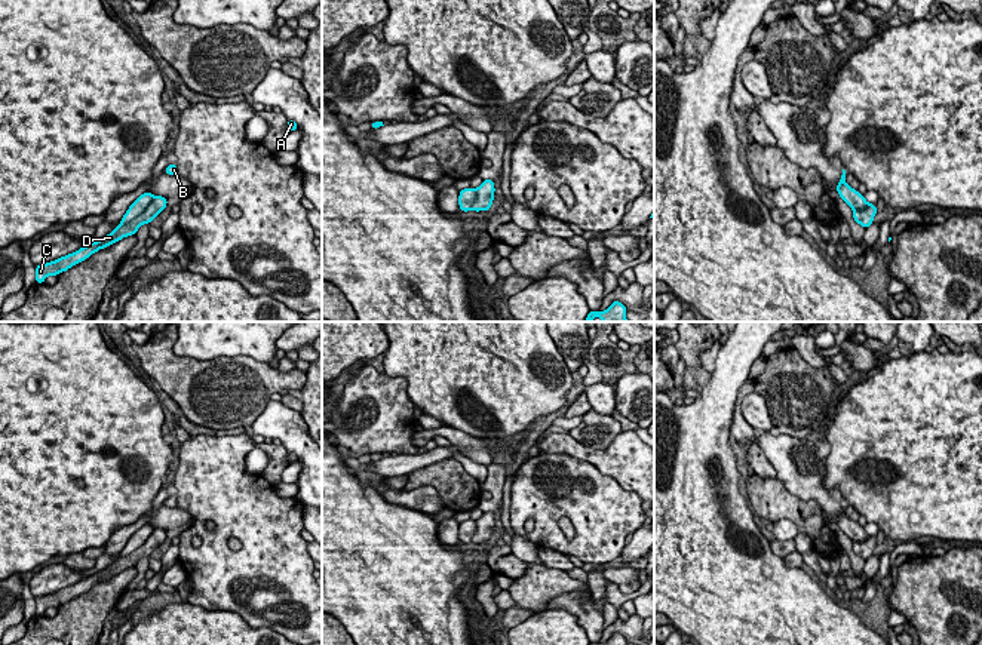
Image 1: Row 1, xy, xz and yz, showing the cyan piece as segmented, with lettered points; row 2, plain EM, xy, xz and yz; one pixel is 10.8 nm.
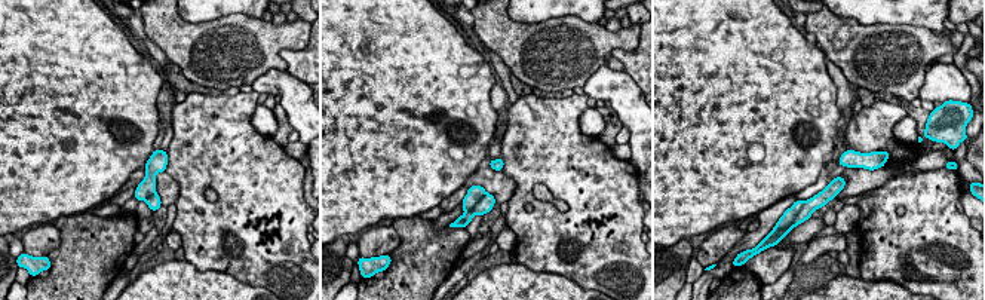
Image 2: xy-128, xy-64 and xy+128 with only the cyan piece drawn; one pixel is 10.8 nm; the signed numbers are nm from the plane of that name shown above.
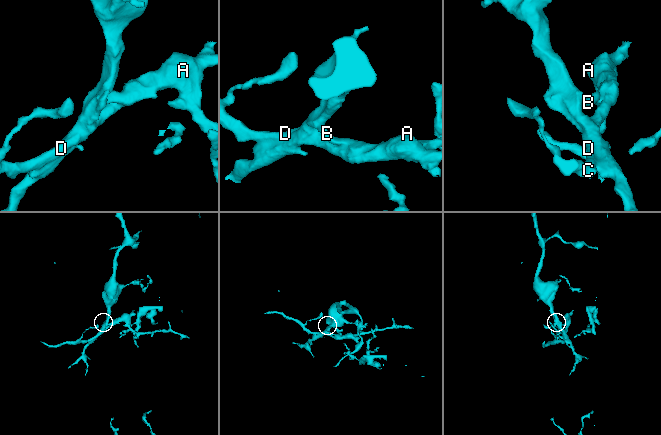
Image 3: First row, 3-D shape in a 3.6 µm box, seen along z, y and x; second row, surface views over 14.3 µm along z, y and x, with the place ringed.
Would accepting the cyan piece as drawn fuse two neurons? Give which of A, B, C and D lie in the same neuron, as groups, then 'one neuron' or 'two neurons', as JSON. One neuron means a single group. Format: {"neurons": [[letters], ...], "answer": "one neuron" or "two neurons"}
{"neurons": [["A", "C", "D"], ["B"]], "answer": "two neurons"}

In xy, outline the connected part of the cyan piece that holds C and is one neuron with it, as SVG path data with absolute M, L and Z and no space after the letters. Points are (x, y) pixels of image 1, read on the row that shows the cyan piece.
M154 196L151 203L145 208L142 214L129 221L128 224L119 224L110 234L105 237L92 242L79 251L61 257L55 261L36 265L36 283L45 283L47 276L58 276L62 271L70 270L73 265L88 259L92 254L104 249L123 237L136 234L138 228L144 224L148 224L168 206L168 200L163 196Z

